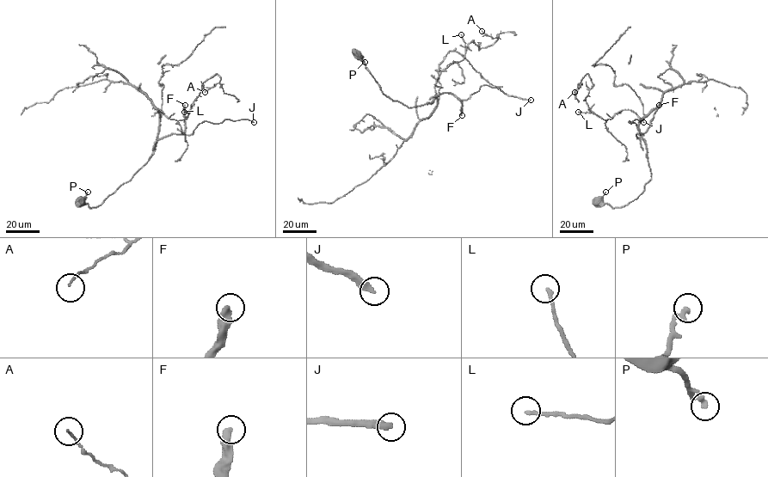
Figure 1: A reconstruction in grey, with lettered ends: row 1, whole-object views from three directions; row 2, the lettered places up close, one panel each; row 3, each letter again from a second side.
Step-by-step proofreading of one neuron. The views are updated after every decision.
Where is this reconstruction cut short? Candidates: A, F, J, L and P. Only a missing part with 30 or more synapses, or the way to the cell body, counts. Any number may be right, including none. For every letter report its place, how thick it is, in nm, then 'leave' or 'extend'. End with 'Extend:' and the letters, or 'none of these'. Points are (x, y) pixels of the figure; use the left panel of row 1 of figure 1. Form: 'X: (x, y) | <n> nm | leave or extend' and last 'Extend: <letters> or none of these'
A: (205, 92) | 100 nm | leave
F: (185, 105) | 420 nm | extend
J: (254, 122) | 360 nm | extend
L: (184, 112) | 170 nm | leave
P: (88, 192) | 320 nm | leave
Extend: F, J

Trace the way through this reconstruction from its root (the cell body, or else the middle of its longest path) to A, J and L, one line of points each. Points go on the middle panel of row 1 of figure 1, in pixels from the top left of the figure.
A: (357, 55), (384, 94), (417, 107), (433, 100), (436, 78), (470, 42), (479, 50), (497, 39), (482, 31)
J: (357, 55), (382, 92), (408, 107), (430, 103), (445, 93), (467, 100), (483, 85), (531, 100)
L: (357, 55), (384, 94), (408, 107), (417, 107), (433, 100), (440, 73), (463, 59), (465, 42), (461, 34)

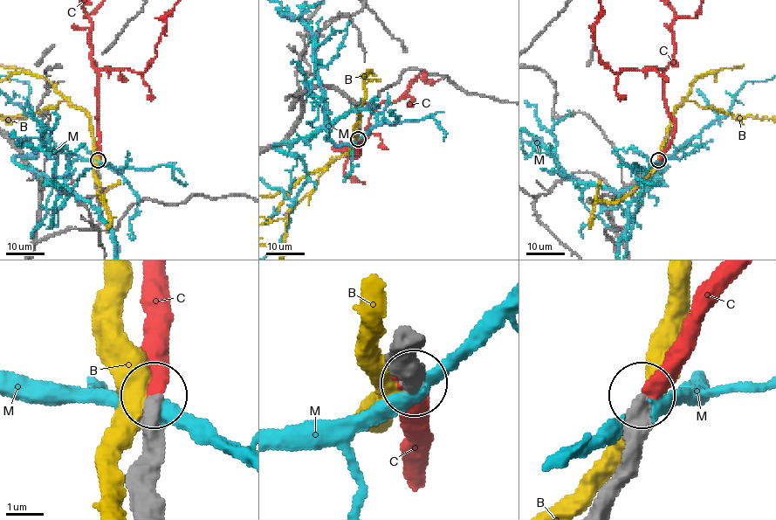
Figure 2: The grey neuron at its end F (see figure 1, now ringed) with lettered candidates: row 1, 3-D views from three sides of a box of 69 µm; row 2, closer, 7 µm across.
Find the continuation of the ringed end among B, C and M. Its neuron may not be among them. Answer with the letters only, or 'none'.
C

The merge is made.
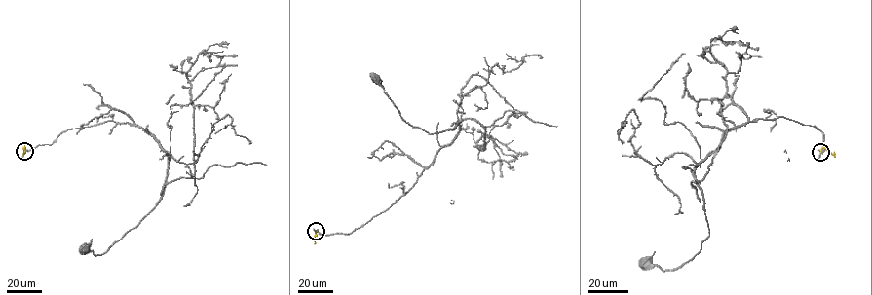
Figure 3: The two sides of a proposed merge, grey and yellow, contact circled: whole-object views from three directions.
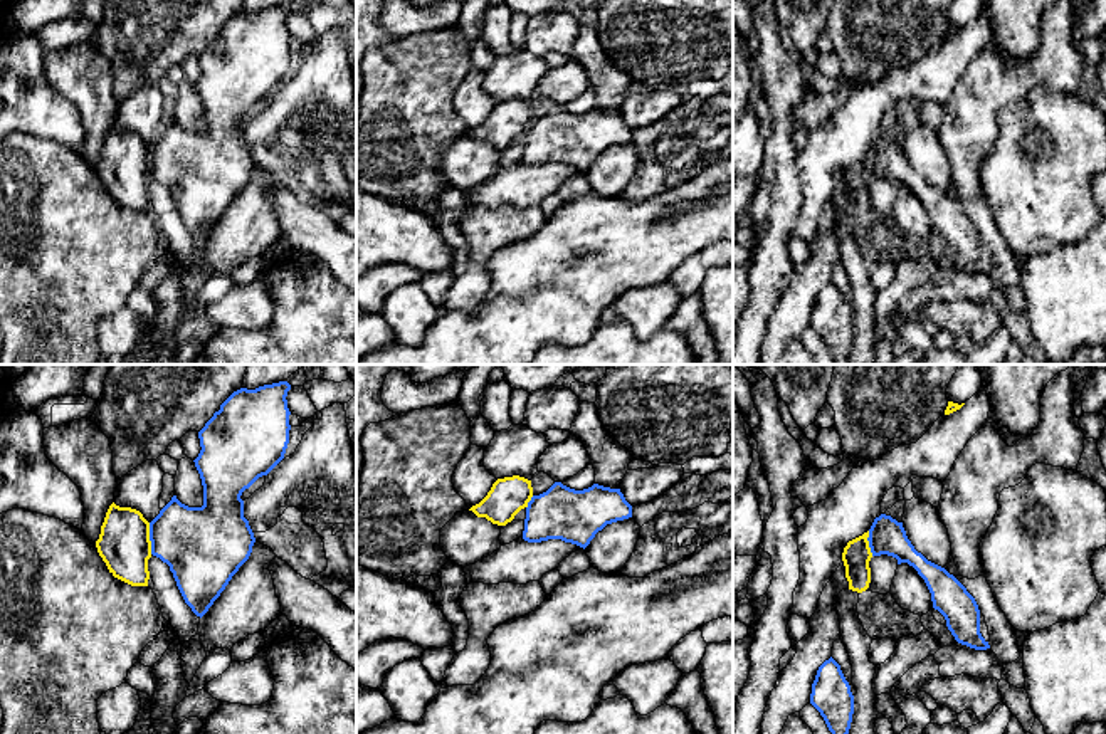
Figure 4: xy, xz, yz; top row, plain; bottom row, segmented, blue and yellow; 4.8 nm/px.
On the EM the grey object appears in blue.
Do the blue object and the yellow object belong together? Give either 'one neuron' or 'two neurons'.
two neurons

